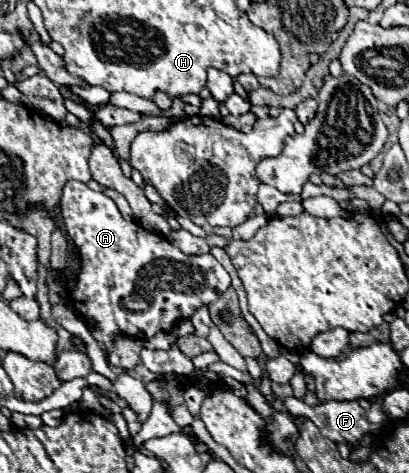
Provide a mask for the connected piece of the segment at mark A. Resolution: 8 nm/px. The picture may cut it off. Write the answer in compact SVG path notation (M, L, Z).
M69 181L63 187L61 217L67 235L75 243L81 259L77 283L69 293L69 299L73 307L75 303L81 305L79 309L85 321L95 321L87 325L89 325L89 333L93 335L93 339L99 343L101 349L103 343L107 341L111 343L119 335L147 341L159 331L171 333L181 323L181 319L189 319L201 305L209 305L217 301L231 287L229 273L221 267L221 263L211 253L183 255L163 235L147 231L135 221L125 221L111 197L99 191L91 191L81 181Z

